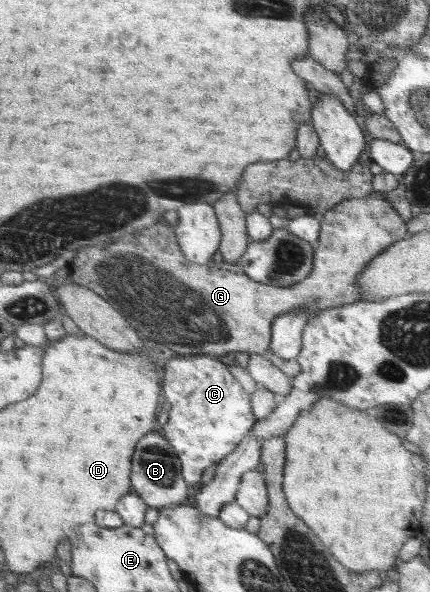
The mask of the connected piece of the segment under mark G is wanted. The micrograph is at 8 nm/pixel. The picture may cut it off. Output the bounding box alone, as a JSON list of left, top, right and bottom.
[68,193,408,357]

